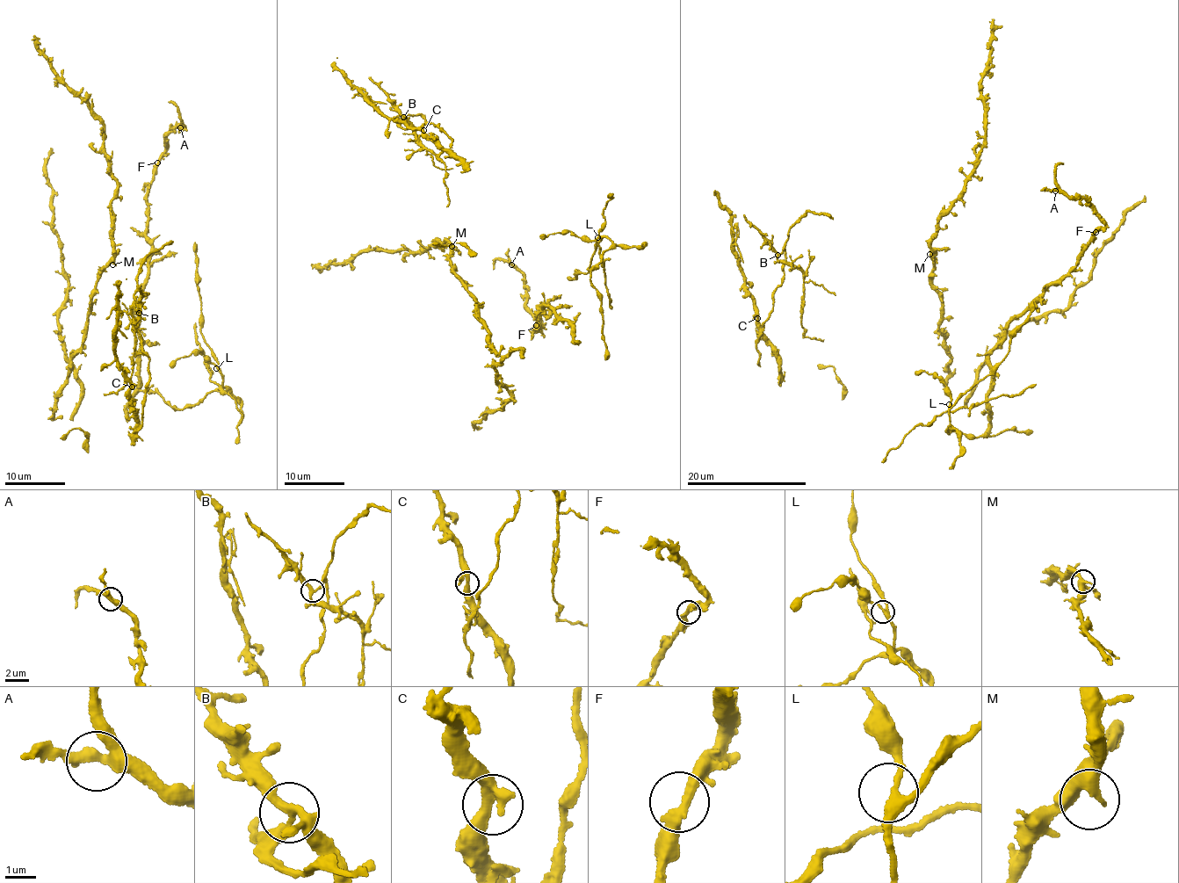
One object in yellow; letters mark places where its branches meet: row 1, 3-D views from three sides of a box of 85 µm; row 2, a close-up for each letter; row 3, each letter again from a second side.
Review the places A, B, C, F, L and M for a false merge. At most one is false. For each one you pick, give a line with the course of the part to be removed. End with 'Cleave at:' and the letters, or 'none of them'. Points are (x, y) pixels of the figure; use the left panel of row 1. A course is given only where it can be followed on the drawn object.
B: foreign part runs (139, 312), (141, 317), (138, 316), (133, 325), (131, 379), (117, 393), (104, 393)
Cleave at: B

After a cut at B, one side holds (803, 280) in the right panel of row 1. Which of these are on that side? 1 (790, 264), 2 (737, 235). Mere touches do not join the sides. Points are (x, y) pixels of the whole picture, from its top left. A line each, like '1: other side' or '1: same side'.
1: same side
2: other side

